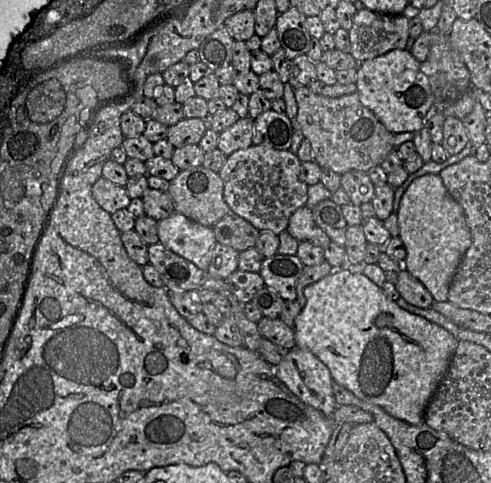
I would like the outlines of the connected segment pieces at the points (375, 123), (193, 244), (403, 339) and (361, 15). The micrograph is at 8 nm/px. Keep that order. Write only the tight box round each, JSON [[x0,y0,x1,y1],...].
[[295,87,396,174],[157,213,217,271],[294,269,459,424],[349,8,409,62]]

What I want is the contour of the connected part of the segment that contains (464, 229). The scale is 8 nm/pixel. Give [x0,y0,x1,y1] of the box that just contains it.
[399,173,472,302]

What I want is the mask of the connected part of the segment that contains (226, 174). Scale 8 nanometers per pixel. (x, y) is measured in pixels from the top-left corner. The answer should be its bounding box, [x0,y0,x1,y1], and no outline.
[218,145,308,235]

